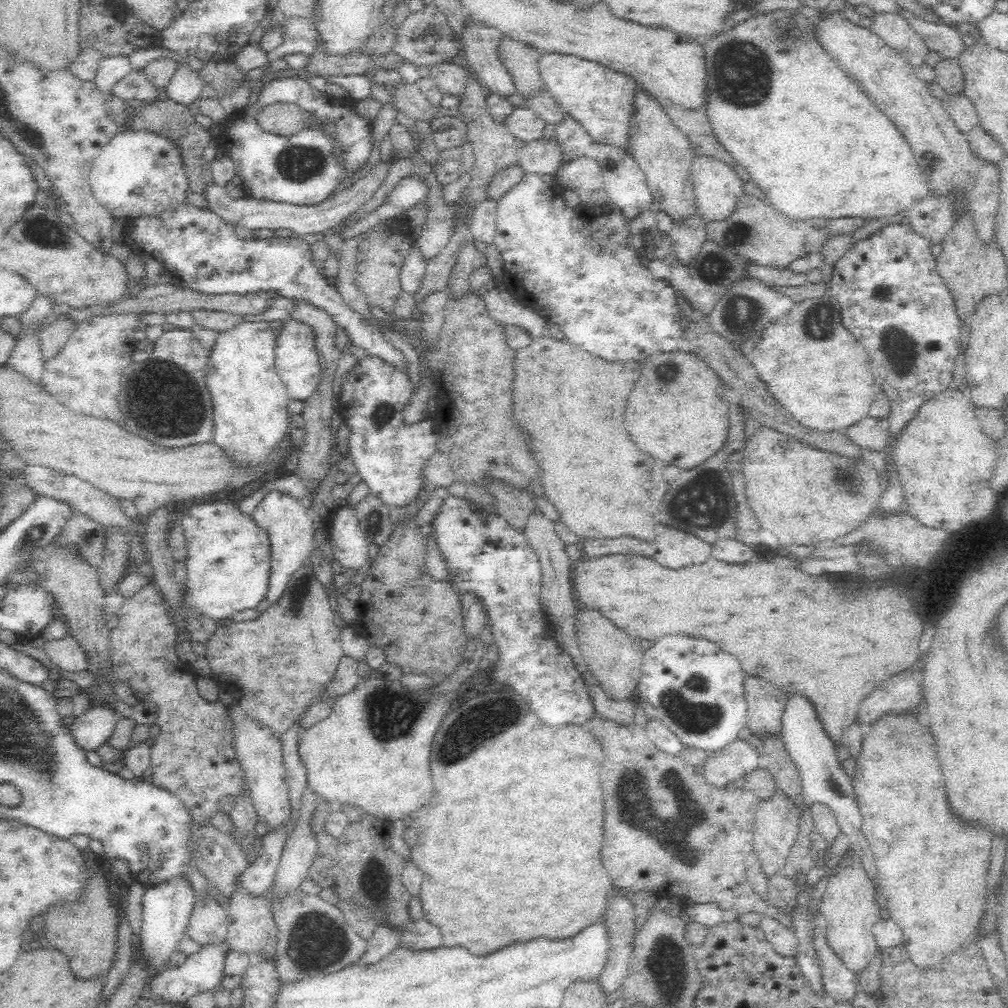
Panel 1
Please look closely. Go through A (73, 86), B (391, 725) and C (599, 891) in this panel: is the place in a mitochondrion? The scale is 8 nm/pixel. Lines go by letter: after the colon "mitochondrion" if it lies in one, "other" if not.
A: other
B: mitochondrion
C: other

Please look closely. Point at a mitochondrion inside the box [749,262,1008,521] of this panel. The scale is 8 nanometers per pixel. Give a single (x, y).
(897, 344)

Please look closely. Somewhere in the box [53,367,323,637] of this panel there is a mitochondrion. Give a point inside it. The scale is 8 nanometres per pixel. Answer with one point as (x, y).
(185, 413)

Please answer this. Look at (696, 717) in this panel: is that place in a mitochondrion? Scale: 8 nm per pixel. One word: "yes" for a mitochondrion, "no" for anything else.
yes

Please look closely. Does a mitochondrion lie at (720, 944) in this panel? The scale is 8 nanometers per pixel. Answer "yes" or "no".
no

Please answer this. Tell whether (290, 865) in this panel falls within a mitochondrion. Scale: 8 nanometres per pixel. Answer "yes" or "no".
no

